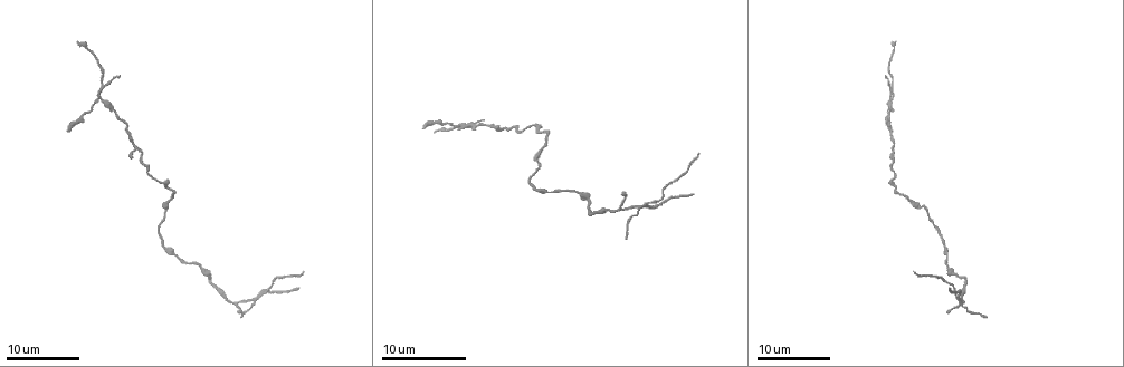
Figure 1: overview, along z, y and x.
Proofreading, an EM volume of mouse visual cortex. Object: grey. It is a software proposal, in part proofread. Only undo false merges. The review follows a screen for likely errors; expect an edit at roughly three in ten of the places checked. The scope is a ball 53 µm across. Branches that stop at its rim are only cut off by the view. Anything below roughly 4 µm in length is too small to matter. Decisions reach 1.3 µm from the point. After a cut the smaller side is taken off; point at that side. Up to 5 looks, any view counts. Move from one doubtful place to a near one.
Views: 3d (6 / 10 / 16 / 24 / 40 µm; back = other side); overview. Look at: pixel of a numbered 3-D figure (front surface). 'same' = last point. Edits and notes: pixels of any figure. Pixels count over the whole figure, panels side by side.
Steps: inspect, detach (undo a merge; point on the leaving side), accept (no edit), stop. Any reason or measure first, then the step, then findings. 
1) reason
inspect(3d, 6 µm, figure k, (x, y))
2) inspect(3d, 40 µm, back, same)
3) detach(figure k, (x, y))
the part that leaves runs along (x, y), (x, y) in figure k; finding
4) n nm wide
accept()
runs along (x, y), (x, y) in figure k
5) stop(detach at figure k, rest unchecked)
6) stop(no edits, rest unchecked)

thick turns thin
inspect(3d, 16 µm, figure 1, (171, 190))

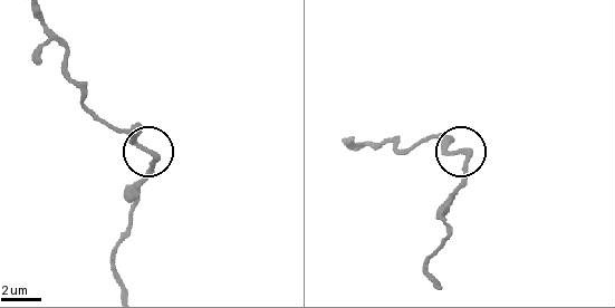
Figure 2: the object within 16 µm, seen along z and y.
inspect(3d, 6 µm, figure 2, (466, 153))

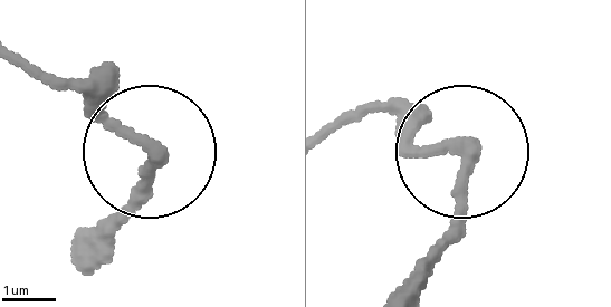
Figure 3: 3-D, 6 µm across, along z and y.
inspect(3d, 6 µm, back, figure 3, (148, 149))

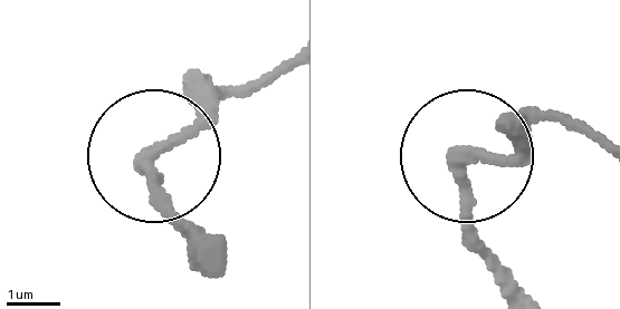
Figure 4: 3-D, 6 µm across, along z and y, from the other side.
accept()
runs along (200, 259), (160, 187), (160, 152), (213, 98), (261, 76) in figure 4; one neuron here

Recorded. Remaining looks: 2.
inspect(3d, 16 µm, figure 1, (947, 256))

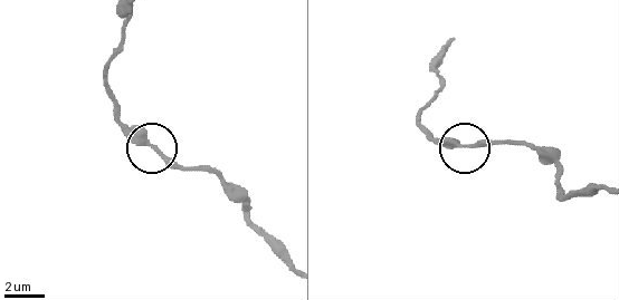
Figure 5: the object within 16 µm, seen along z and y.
inspect(3d, 10 µm, figure 5, (156, 148))

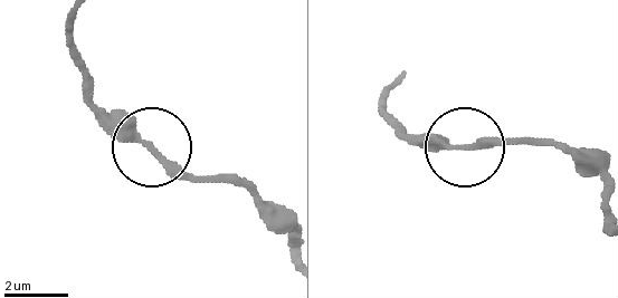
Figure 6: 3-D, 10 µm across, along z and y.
210 nm wide
accept()
runs along (395, 80), (387, 113), (410, 134), (458, 145), (544, 145) in figure 6; one neuron here

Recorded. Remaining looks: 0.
stop(no edits, rest unchecked)

